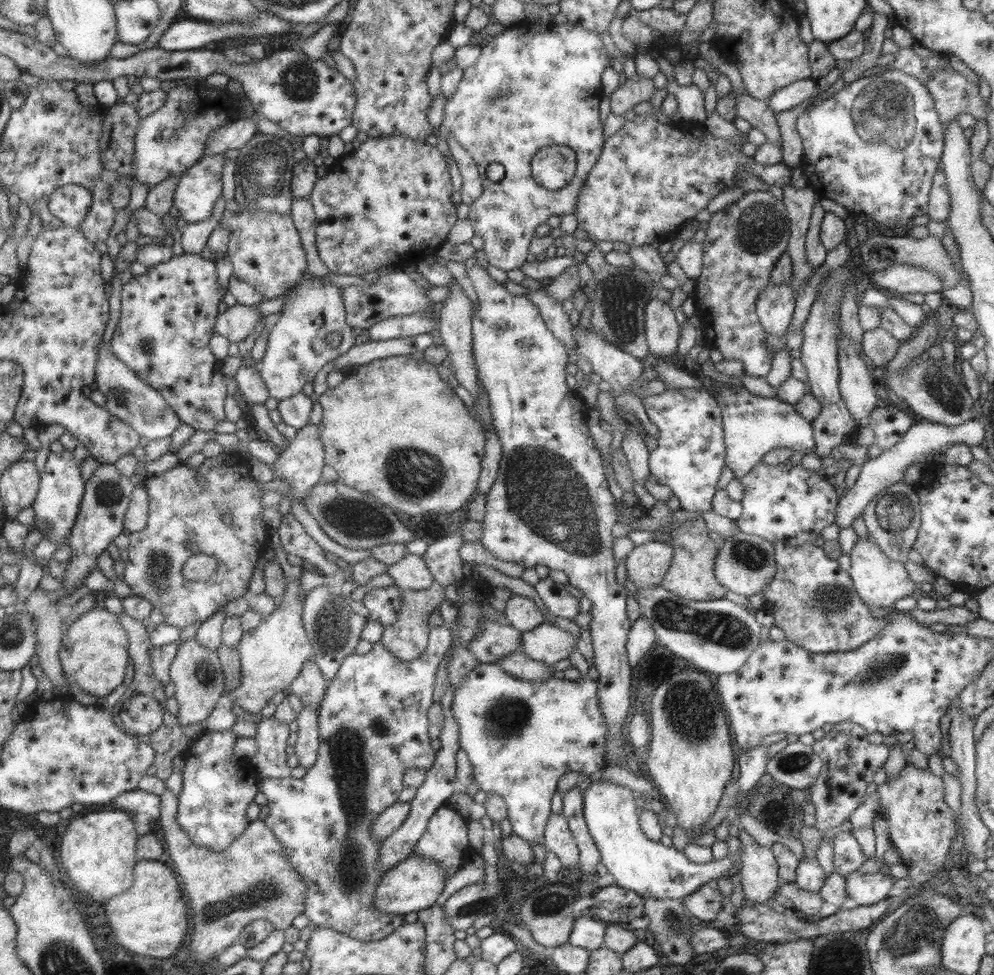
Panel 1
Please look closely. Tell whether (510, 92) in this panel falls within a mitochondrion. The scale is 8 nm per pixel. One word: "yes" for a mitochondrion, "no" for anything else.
yes

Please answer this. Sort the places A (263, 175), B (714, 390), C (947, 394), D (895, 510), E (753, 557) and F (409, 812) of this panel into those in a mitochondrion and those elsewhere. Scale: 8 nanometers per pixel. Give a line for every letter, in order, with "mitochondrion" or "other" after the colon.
A: mitochondrion
B: other
C: mitochondrion
D: mitochondrion
E: mitochondrion
F: other

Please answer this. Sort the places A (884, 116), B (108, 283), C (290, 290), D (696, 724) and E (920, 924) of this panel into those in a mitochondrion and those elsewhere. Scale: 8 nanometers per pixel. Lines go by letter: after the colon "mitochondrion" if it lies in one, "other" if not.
A: mitochondrion
B: other
C: other
D: mitochondrion
E: mitochondrion

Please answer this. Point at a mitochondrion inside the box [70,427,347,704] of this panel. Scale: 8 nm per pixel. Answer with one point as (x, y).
(160, 573)

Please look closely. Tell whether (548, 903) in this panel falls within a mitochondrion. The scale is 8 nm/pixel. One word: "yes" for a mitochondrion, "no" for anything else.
yes

